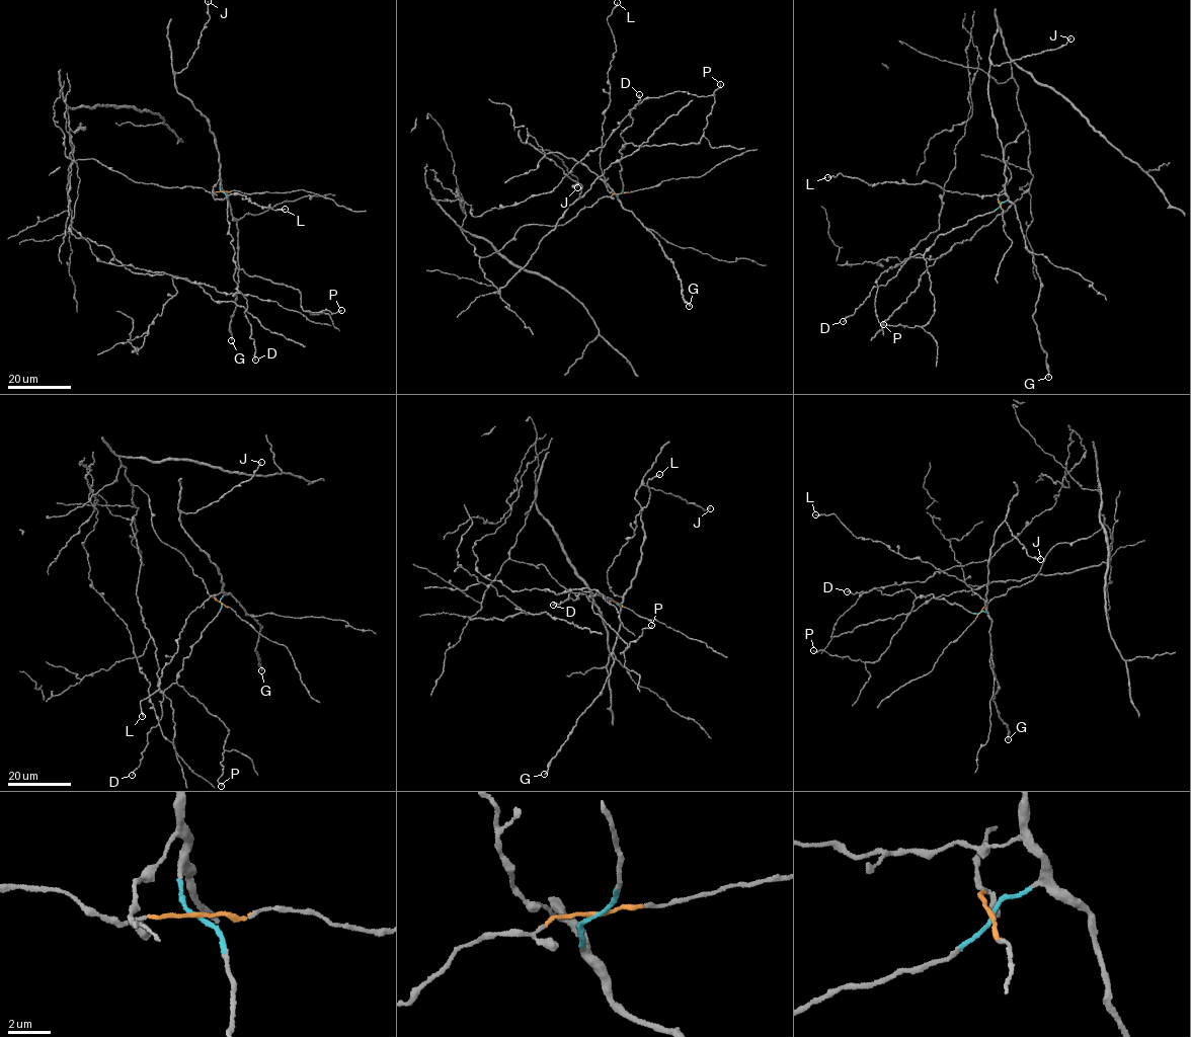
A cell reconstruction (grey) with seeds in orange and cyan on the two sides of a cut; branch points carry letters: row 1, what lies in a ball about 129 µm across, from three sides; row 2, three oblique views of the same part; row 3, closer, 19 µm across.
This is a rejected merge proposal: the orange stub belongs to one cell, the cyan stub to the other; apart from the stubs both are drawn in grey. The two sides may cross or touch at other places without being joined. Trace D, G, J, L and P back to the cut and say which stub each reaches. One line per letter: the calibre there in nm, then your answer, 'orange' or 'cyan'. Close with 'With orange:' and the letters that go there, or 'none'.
D: 160 nm | cyan
G: 240 nm | cyan
J: 140 nm | cyan
L: 190 nm | cyan
P: 170 nm | cyan
With orange: none

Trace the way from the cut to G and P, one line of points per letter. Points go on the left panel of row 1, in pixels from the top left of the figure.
G: (222, 191), (220, 184), (226, 193), (238, 231), (238, 286), (236, 309), (230, 323), (231, 340)
P: (222, 191), (228, 202), (236, 266), (249, 275), (297, 289), (303, 311), (341, 310)

